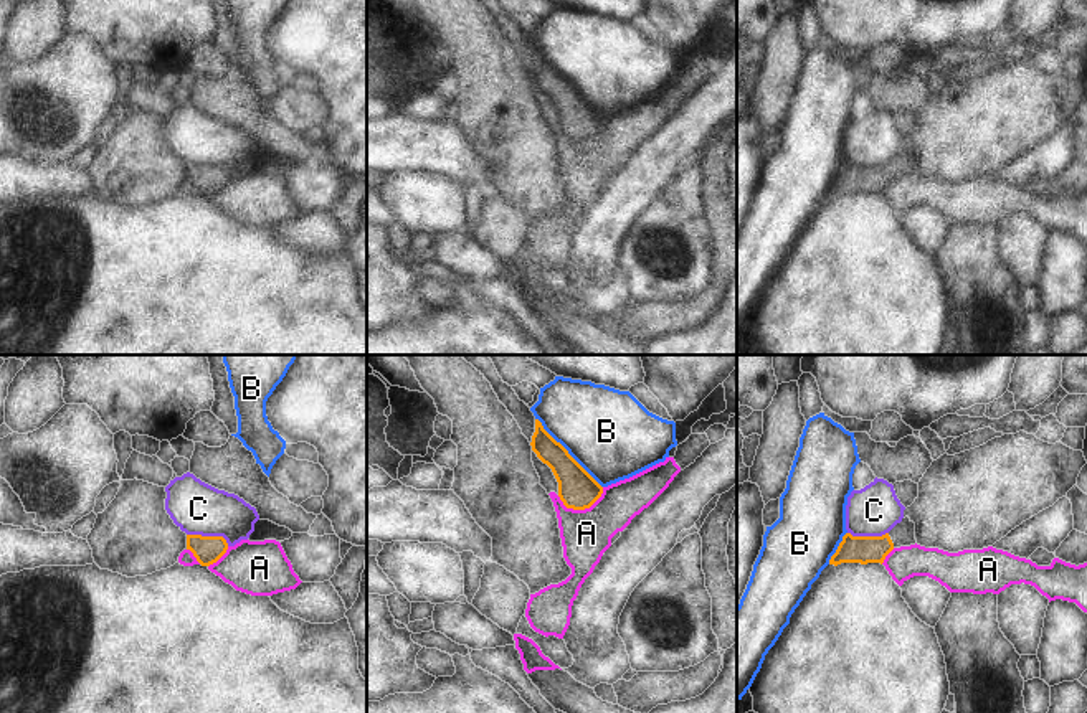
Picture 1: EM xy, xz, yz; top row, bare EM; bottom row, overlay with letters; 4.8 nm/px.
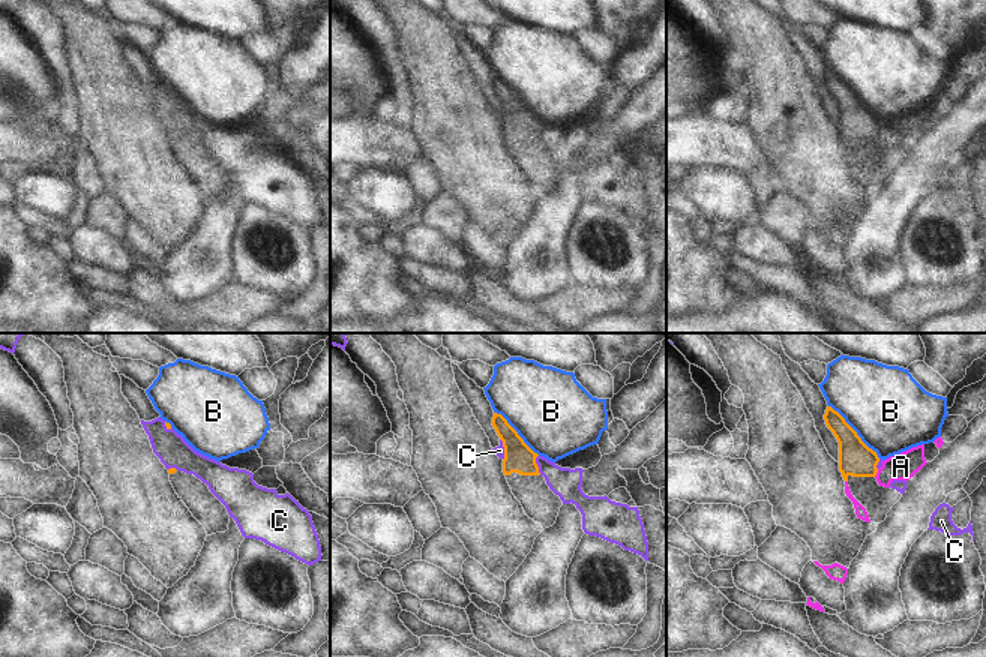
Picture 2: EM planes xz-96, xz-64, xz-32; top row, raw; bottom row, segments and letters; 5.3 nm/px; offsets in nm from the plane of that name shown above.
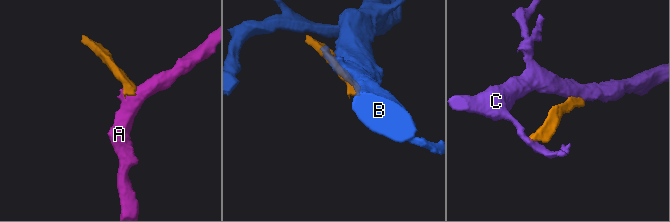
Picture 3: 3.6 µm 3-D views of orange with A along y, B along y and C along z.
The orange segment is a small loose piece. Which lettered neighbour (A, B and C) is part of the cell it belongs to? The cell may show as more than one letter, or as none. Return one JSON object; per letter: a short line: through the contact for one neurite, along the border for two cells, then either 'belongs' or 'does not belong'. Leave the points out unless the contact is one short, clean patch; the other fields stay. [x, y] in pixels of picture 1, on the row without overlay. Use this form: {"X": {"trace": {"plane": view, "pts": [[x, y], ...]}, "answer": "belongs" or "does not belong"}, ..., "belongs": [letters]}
{"A": {"trace": {"plane": "xz", "pts": [[603, 118], [603, 122], [583, 139], [569, 139], [557, 126]]}, "answer": "does not belong"}, "B": {"answer": "does not belong"}, "C": {"trace": {"plane": "xy", "pts": [[187, 164], [220, 165], [228, 175]]}, "answer": "does not belong"}, "belongs": []}

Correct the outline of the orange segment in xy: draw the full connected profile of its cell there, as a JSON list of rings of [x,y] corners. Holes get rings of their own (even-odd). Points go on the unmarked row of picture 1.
[[[187,165],[187,180],[202,196],[210,196],[226,183],[228,173],[223,167]]]

